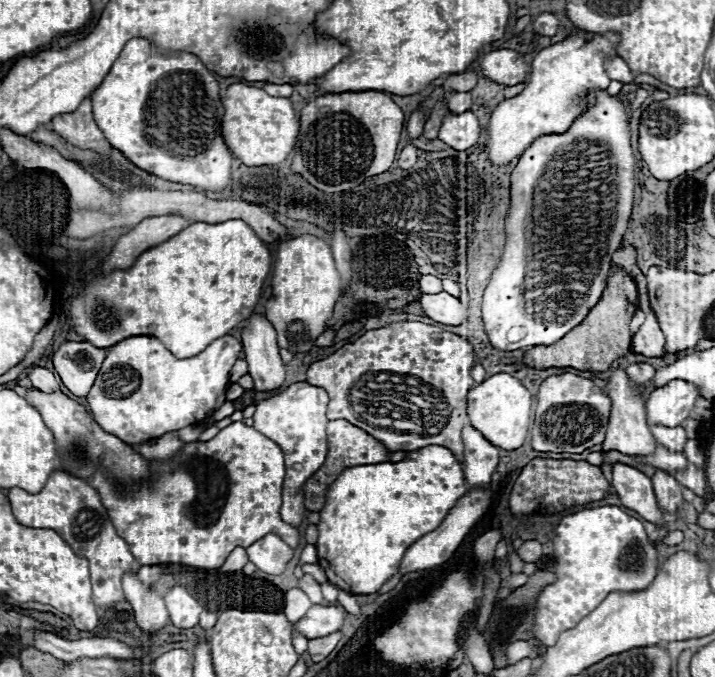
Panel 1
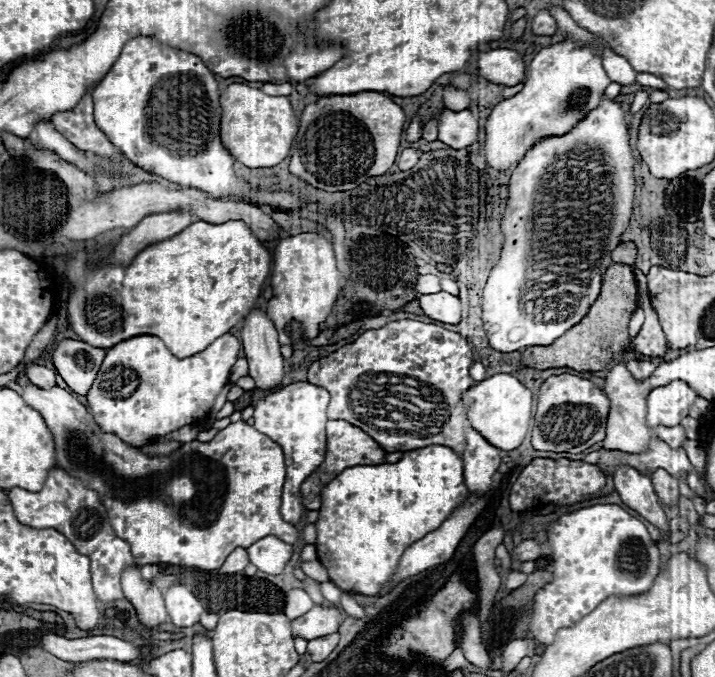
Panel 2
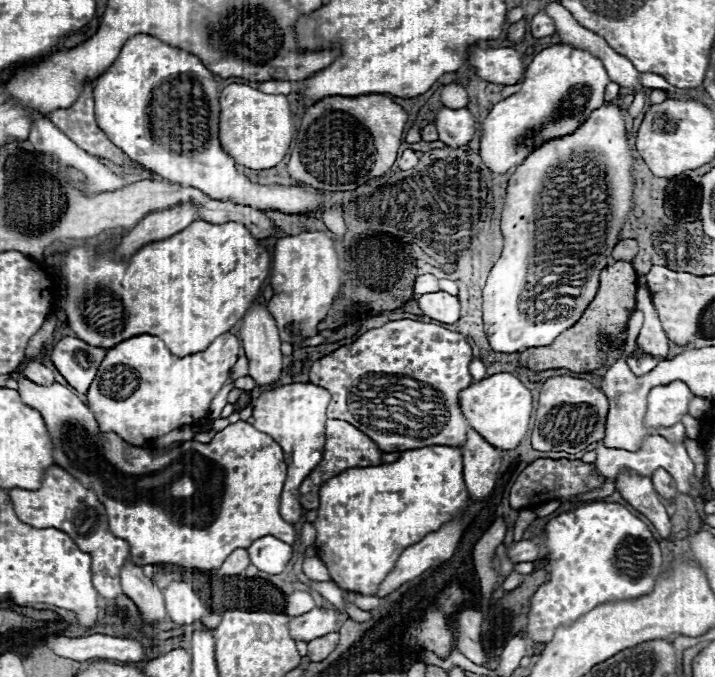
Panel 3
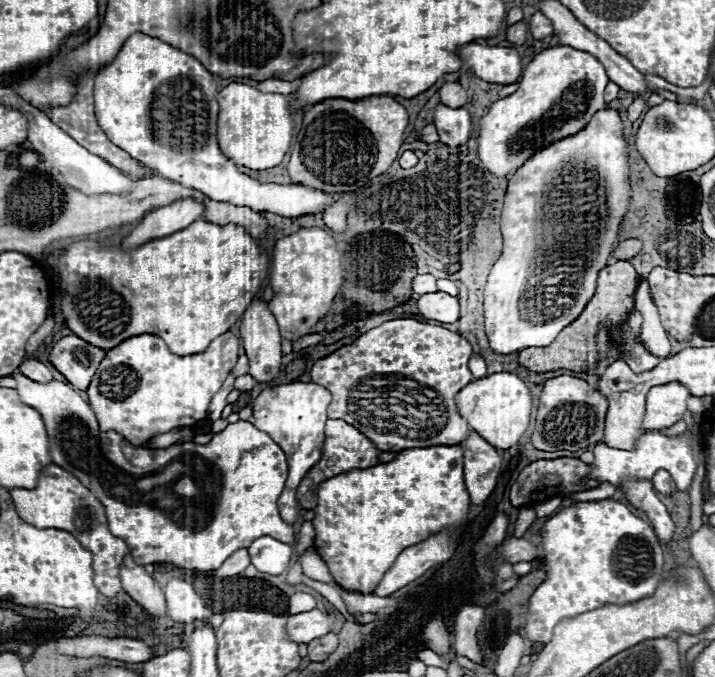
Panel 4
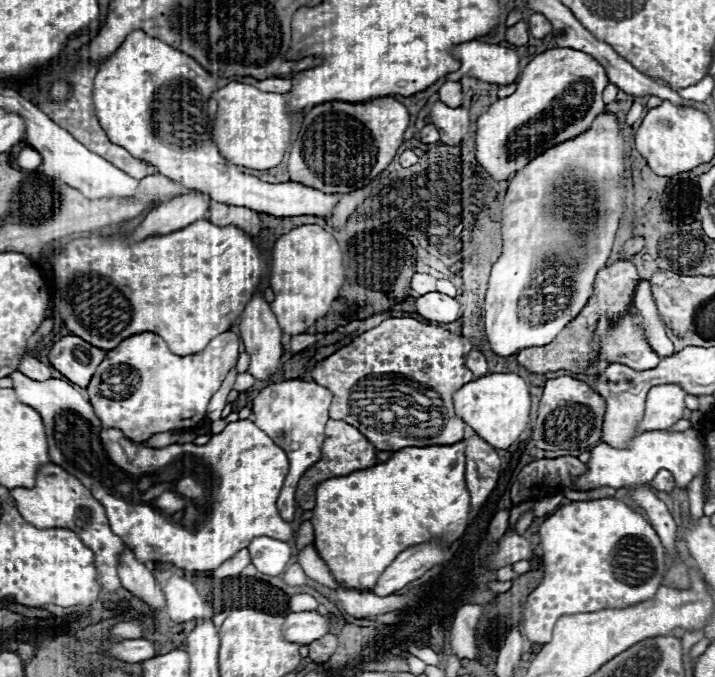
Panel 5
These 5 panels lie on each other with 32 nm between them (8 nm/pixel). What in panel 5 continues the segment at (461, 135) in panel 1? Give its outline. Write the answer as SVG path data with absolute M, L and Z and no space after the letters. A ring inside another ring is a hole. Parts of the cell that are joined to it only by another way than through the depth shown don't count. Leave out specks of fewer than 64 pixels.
M436 102L432 106L432 124L440 132L440 142L448 146L458 146L470 132L468 110L462 106L450 108L442 102Z

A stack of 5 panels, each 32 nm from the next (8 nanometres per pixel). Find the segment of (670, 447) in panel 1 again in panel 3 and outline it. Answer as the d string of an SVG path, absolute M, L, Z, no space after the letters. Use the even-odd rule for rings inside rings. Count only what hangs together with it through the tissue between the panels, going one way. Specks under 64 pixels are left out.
M670 426L670 428L656 428L656 434L666 438L668 442L682 442L684 440L684 426Z

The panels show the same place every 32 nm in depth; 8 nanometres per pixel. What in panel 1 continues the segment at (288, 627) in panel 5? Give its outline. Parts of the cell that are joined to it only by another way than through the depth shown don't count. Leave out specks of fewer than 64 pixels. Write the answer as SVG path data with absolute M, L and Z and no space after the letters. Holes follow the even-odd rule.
M314 604L304 618L294 624L294 630L304 634L308 640L334 634L342 628L348 612L342 606L322 606Z

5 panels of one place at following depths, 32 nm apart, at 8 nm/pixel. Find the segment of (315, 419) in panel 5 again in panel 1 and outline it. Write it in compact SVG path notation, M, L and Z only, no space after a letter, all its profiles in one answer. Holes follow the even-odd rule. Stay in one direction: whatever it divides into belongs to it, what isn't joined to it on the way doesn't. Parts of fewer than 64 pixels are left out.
M296 382L288 386L284 392L260 400L256 404L256 414L254 418L254 428L264 434L266 438L274 440L286 456L286 478L284 478L284 490L282 490L282 508L280 508L280 518L290 524L290 526L300 526L306 508L304 508L304 496L302 496L302 486L306 480L324 464L328 456L328 438L326 438L326 406L328 406L328 394L324 388L306 384L306 382Z

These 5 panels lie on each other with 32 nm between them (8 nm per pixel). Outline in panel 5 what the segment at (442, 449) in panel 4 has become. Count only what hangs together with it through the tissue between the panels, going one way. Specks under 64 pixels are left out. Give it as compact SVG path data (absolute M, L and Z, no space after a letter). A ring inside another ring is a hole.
M466 442L426 448L402 448L382 464L366 470L354 470L346 476L336 476L318 484L316 508L312 510L314 516L310 520L316 532L314 546L342 588L369 591L402 550L422 544L430 538L456 542L465 533L470 494L464 482L464 448Z

